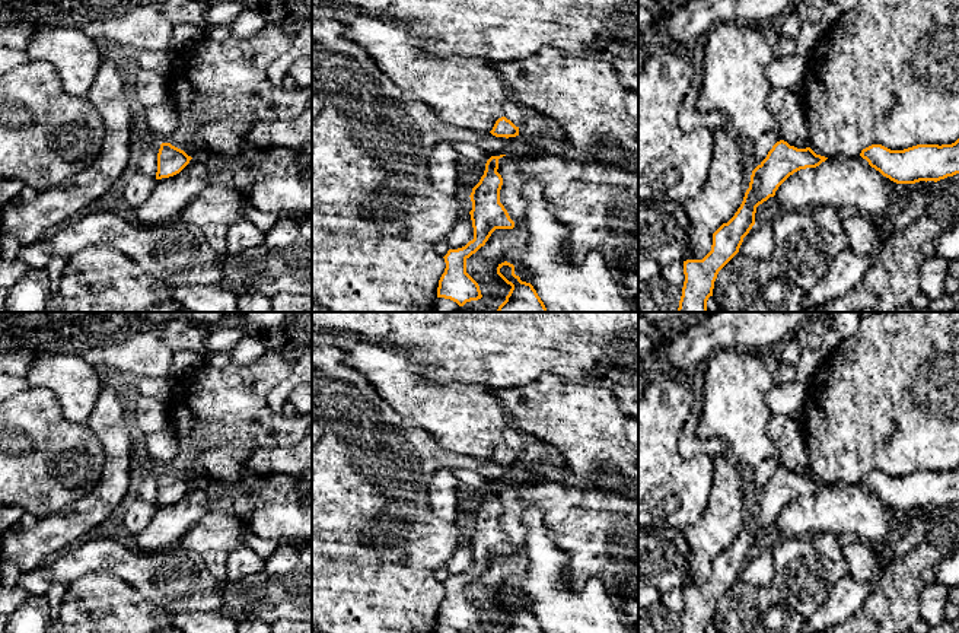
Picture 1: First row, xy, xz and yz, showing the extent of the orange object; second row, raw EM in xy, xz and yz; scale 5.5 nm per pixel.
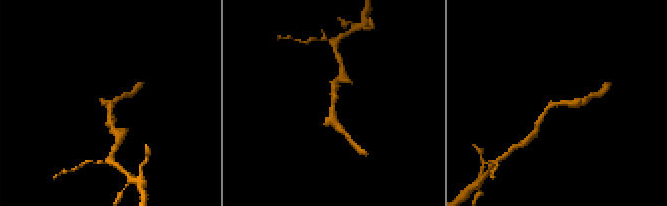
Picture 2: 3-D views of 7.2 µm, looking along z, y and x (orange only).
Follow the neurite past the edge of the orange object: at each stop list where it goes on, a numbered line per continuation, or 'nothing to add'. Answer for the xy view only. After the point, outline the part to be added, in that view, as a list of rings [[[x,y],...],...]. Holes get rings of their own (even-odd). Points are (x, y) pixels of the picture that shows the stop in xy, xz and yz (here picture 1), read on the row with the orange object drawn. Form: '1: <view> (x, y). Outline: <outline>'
nothing to add

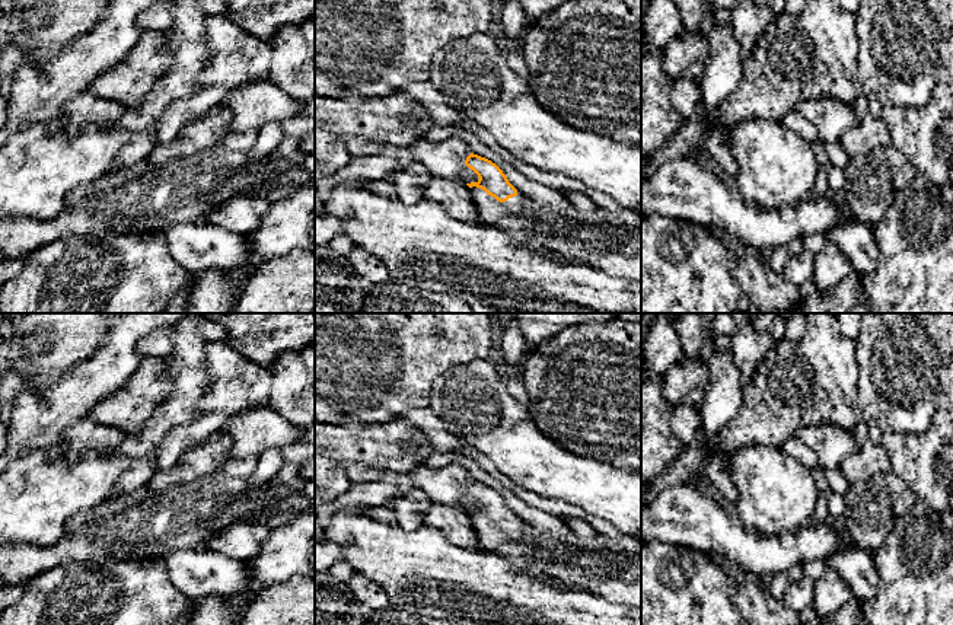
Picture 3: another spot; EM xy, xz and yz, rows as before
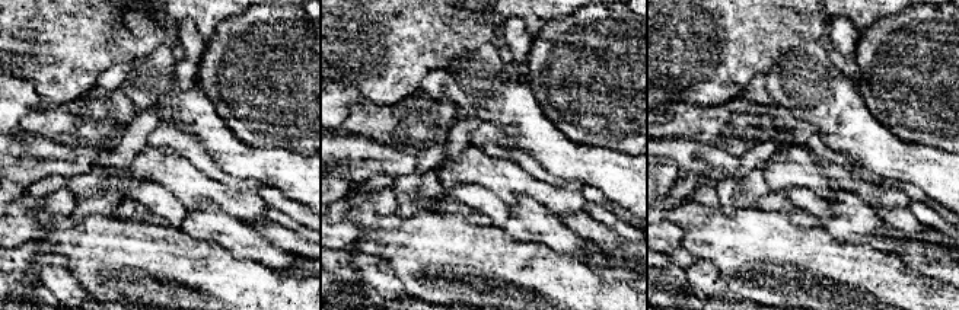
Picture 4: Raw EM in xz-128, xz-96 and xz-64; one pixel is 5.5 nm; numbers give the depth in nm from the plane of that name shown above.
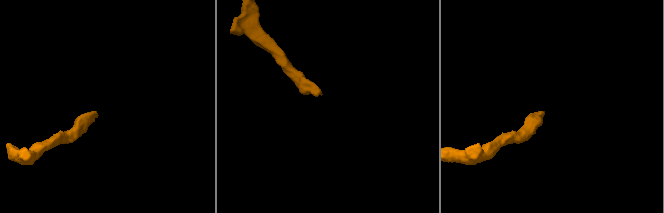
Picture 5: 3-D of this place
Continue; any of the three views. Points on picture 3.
1: xz (490, 210). Outline: [[[472,186],[469,188],[472,200],[478,208],[479,217],[484,223],[495,224],[504,217],[519,217],[523,214],[523,204],[528,198],[517,191],[516,197],[509,198],[504,203],[497,201],[488,195],[484,189]]]

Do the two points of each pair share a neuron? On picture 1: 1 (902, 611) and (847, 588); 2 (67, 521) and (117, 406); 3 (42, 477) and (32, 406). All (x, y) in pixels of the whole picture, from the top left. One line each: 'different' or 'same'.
1: different
2: same
3: same

